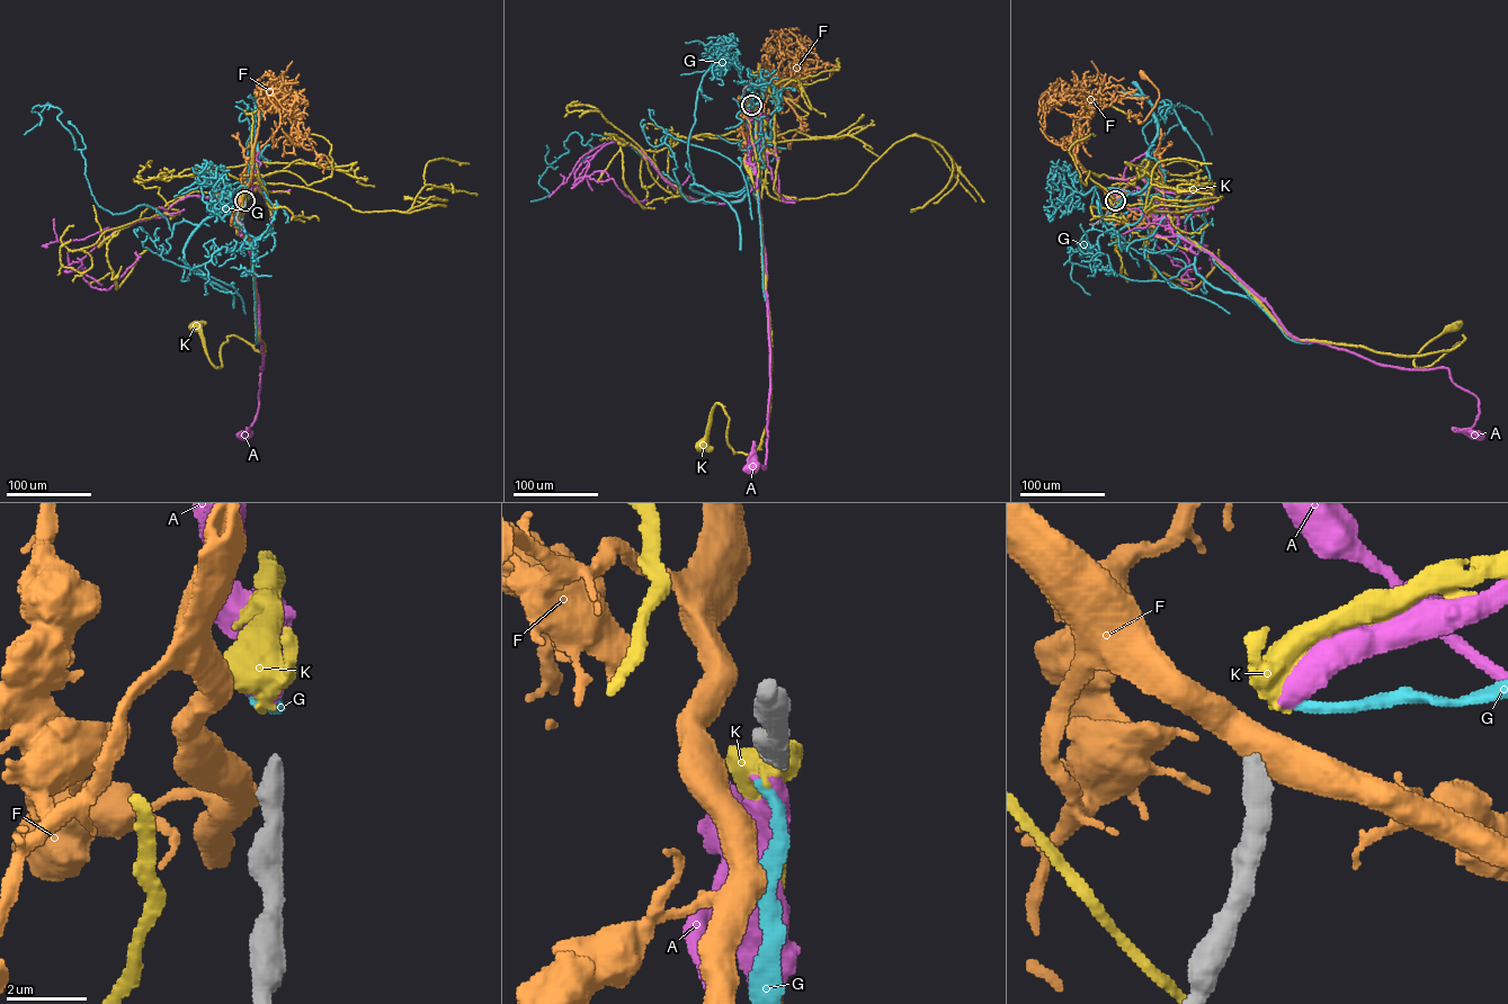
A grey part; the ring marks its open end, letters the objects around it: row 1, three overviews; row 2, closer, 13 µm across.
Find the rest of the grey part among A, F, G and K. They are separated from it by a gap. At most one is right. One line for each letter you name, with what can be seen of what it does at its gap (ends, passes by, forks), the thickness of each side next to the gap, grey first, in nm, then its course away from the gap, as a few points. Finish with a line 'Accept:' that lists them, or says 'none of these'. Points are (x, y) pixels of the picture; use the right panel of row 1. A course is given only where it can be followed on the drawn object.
K: it ends there; 440 nm thick on the grey side, 600 nm on the other; it runs (1115, 199), (1175, 203), (1169, 231), (1297, 339), (1417, 356), (1463, 335), (1424, 367), (1418, 353), (1456, 325)
Accept: K

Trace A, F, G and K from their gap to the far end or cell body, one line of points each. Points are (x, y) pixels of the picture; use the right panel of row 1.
A: (1115, 199), (1213, 254), (1300, 340), (1388, 365), (1447, 368), (1478, 397), (1478, 417), (1465, 429), (1475, 435)
F: (1115, 200), (1079, 162), (1073, 118), (1097, 104), (1115, 107), (1142, 122), (1159, 93), (1142, 74)
G: (1115, 199), (1151, 185), (1210, 224), (1176, 204), (1151, 214), (1142, 130), (1183, 105), (1212, 134)
K: (1115, 199), (1175, 203), (1169, 231), (1297, 339), (1417, 356), (1463, 335), (1424, 367), (1418, 353), (1456, 325)

